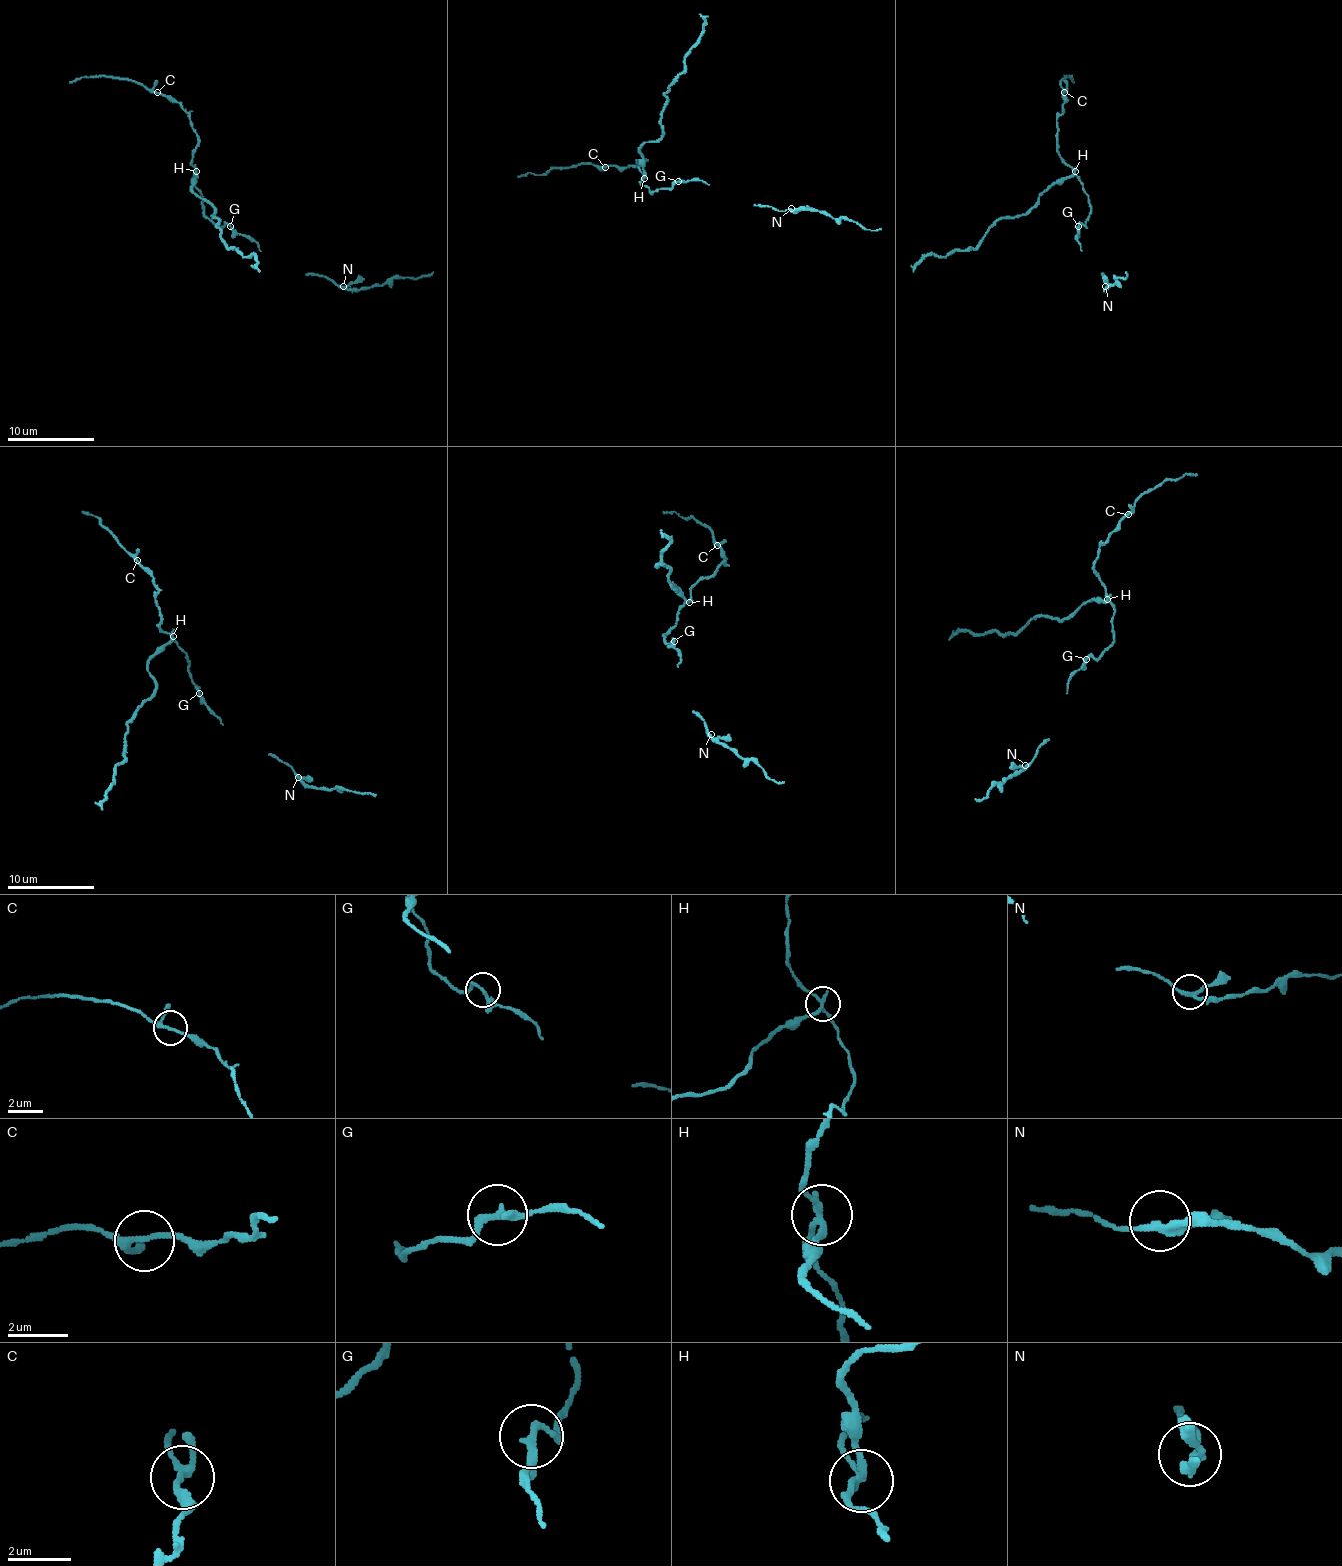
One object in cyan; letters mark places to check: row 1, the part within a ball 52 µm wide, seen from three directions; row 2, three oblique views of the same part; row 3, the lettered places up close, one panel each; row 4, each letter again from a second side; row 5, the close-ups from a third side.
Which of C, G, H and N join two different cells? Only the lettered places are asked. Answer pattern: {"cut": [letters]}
{"cut": ["H"]}

